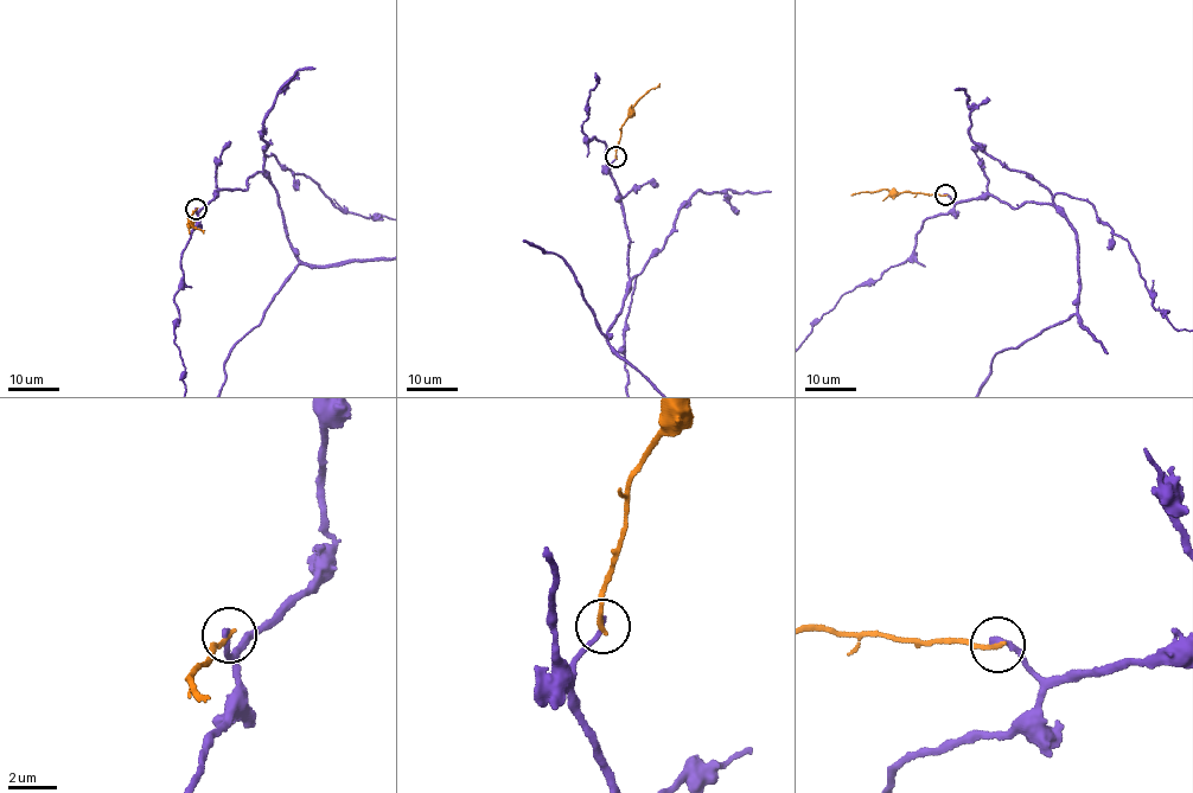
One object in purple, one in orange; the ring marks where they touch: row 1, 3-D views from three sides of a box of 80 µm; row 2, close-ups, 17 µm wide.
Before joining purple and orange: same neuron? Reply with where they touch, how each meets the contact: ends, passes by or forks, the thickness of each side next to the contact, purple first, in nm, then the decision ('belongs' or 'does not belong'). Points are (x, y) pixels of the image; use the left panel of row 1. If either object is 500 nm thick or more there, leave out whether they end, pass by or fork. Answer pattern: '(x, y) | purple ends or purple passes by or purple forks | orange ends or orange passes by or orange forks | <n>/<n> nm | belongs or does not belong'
(196, 209) | purple ends | orange ends | 240/200 nm | does not belong

